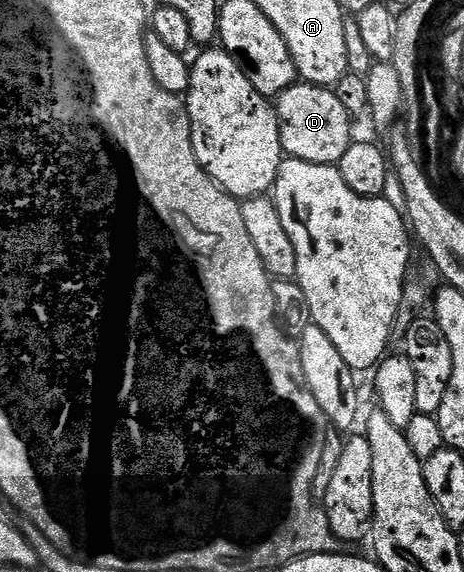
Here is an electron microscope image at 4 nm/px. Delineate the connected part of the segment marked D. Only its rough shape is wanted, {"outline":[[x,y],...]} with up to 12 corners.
{"outline":[[300,80],[274,105],[287,157],[334,166],[354,140],[335,89]]}

